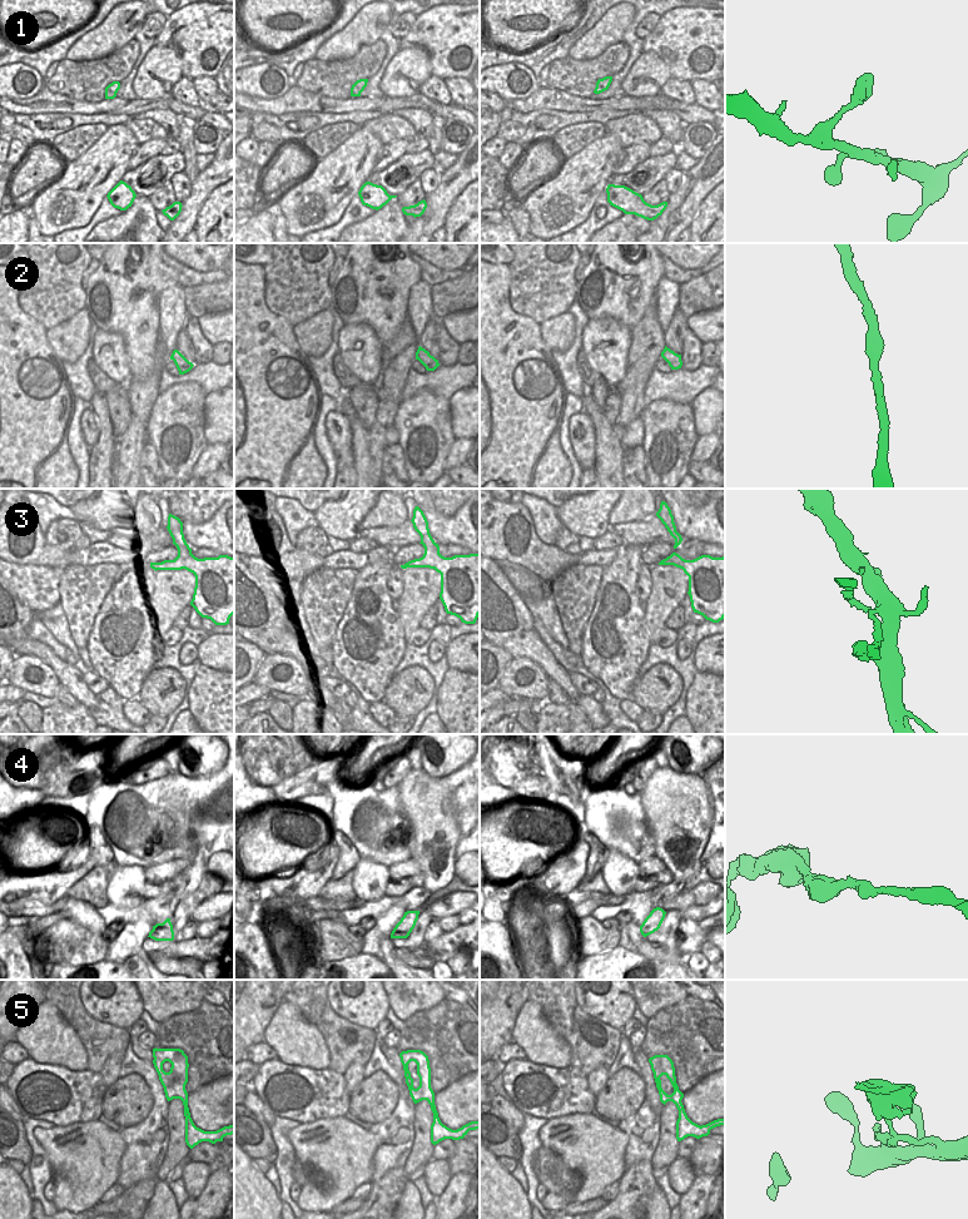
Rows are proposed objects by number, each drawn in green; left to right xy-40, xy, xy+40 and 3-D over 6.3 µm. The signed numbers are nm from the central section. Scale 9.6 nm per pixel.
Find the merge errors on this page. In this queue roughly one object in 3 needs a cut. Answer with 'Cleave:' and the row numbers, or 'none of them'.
Cleave: none of them

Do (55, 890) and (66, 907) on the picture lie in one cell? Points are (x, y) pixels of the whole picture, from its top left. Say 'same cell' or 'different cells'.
different cells

